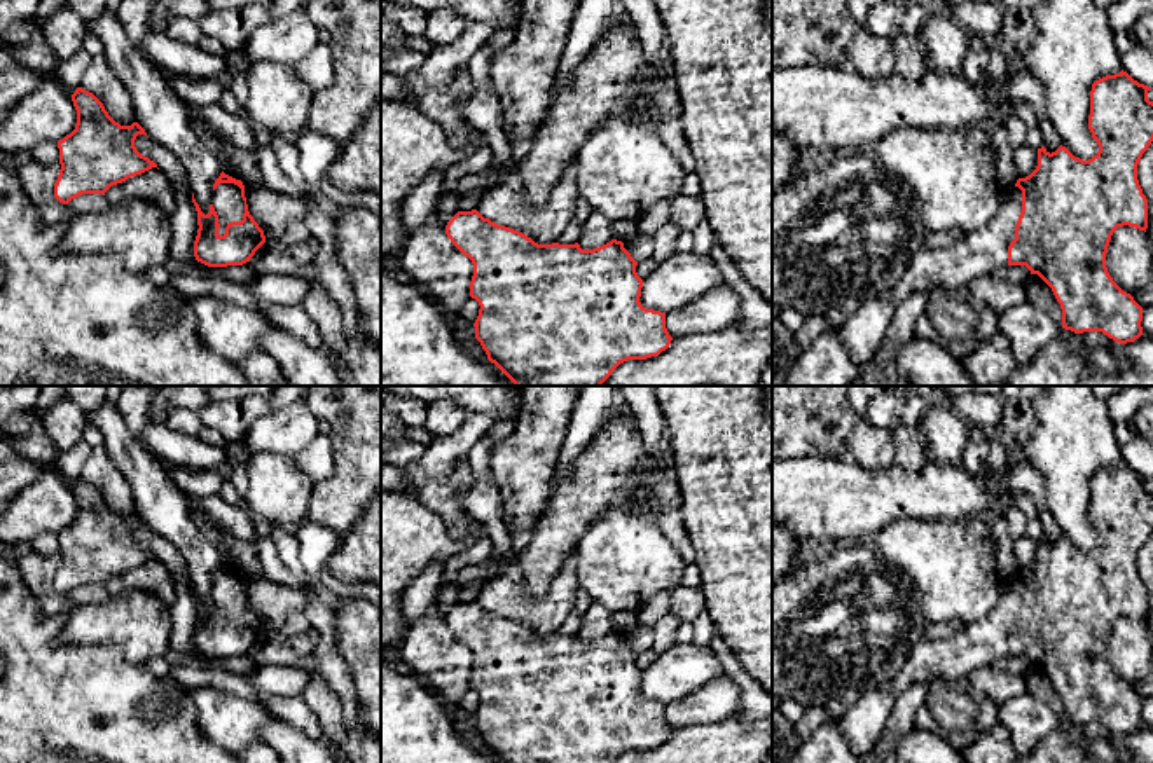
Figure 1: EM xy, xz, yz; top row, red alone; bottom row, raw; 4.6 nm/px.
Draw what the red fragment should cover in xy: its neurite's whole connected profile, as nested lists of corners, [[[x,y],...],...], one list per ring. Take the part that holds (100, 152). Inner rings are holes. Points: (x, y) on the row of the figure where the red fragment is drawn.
[[[77,87],[72,94],[77,110],[75,129],[58,141],[59,175],[54,183],[54,197],[68,204],[82,194],[103,194],[131,176],[157,168],[142,155],[135,140],[145,129],[133,122],[121,126],[103,103],[89,91]]]

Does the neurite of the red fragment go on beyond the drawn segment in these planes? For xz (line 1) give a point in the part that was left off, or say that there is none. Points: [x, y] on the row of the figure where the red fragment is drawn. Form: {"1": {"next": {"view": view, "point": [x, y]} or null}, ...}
{"1": {"next": null}}

